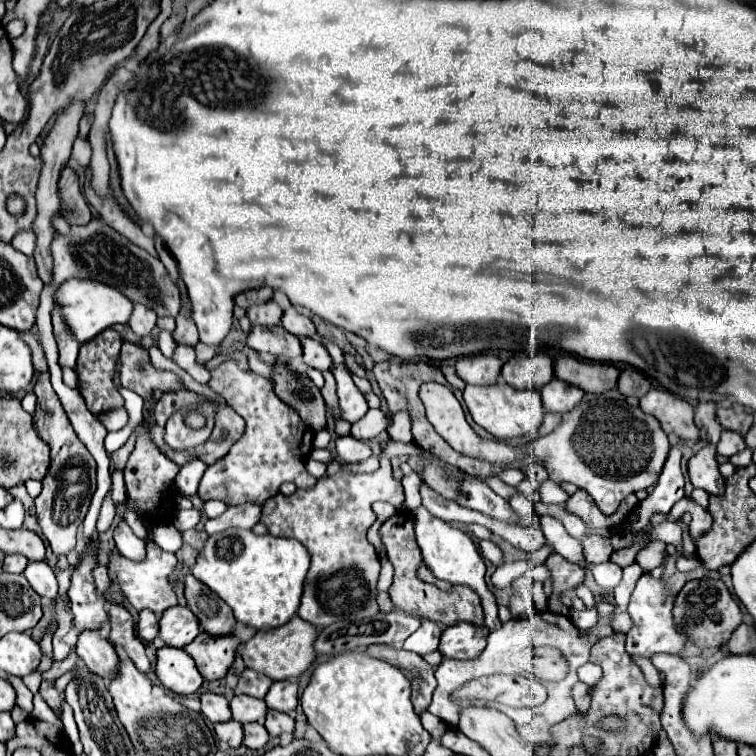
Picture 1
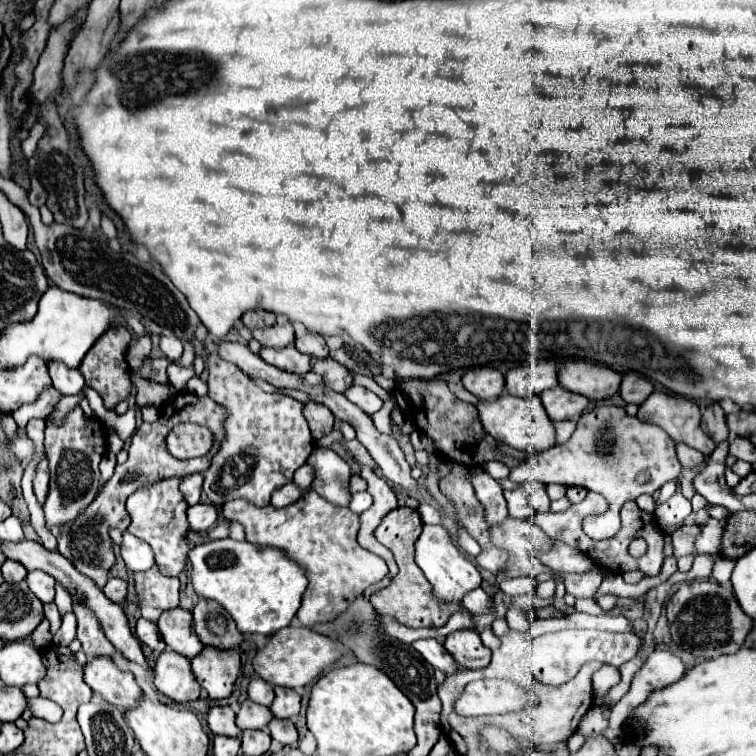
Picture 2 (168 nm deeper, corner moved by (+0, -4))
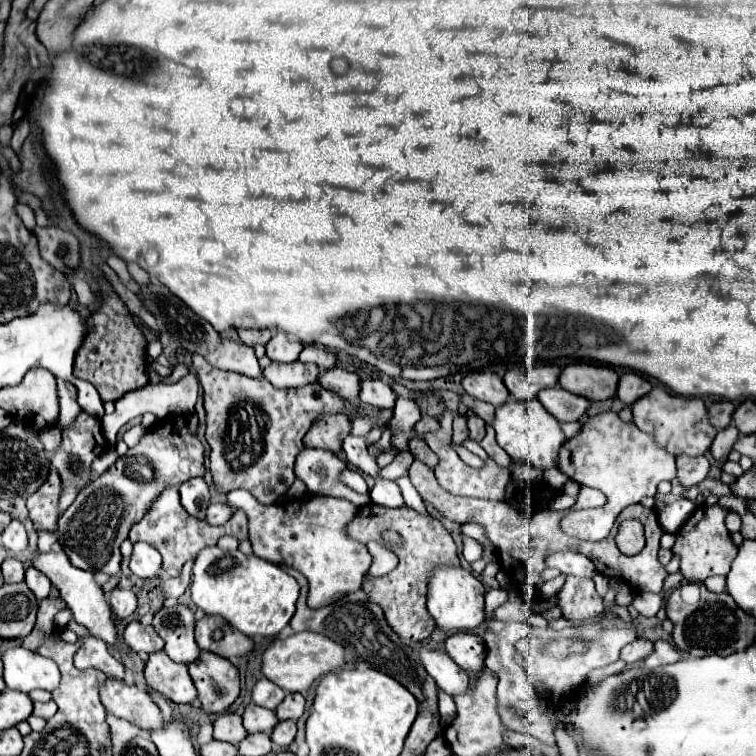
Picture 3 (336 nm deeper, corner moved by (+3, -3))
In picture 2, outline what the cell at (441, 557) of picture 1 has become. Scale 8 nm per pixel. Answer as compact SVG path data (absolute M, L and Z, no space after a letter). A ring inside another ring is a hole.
M424 525L424 531L416 541L416 563L424 571L426 579L432 583L434 595L442 601L462 601L464 593L480 587L482 583L478 567L460 551L450 533L438 525Z

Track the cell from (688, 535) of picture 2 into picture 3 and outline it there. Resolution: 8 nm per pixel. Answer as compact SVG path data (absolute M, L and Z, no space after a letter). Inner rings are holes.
M721 504L699 506L691 514L691 518L687 518L687 522L679 528L673 552L681 556L681 574L685 576L685 580L703 582L709 576L715 574L725 576L729 572L731 562L735 560L739 550L737 546L731 546L731 536L725 528L725 516L727 516L727 508L723 508Z

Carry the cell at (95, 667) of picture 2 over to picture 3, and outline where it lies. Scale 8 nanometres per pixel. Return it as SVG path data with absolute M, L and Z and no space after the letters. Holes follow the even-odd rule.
M109 678L101 686L101 704L105 710L117 718L123 718L143 730L159 730L165 726L161 710L151 700L151 696L137 686L127 686L125 682L115 682Z

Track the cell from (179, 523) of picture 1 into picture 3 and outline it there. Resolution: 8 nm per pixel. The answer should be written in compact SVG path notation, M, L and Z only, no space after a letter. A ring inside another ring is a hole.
M211 504L207 508L207 522L223 524L233 516L233 508L229 504Z

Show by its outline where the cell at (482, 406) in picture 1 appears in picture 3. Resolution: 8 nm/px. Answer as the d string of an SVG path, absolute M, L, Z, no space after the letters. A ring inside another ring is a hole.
M537 398L535 400L507 400L503 406L497 408L493 428L497 432L497 444L513 460L527 460L535 468L541 468L541 470L557 466L559 448L565 442L565 434L559 426L559 420L555 420Z

